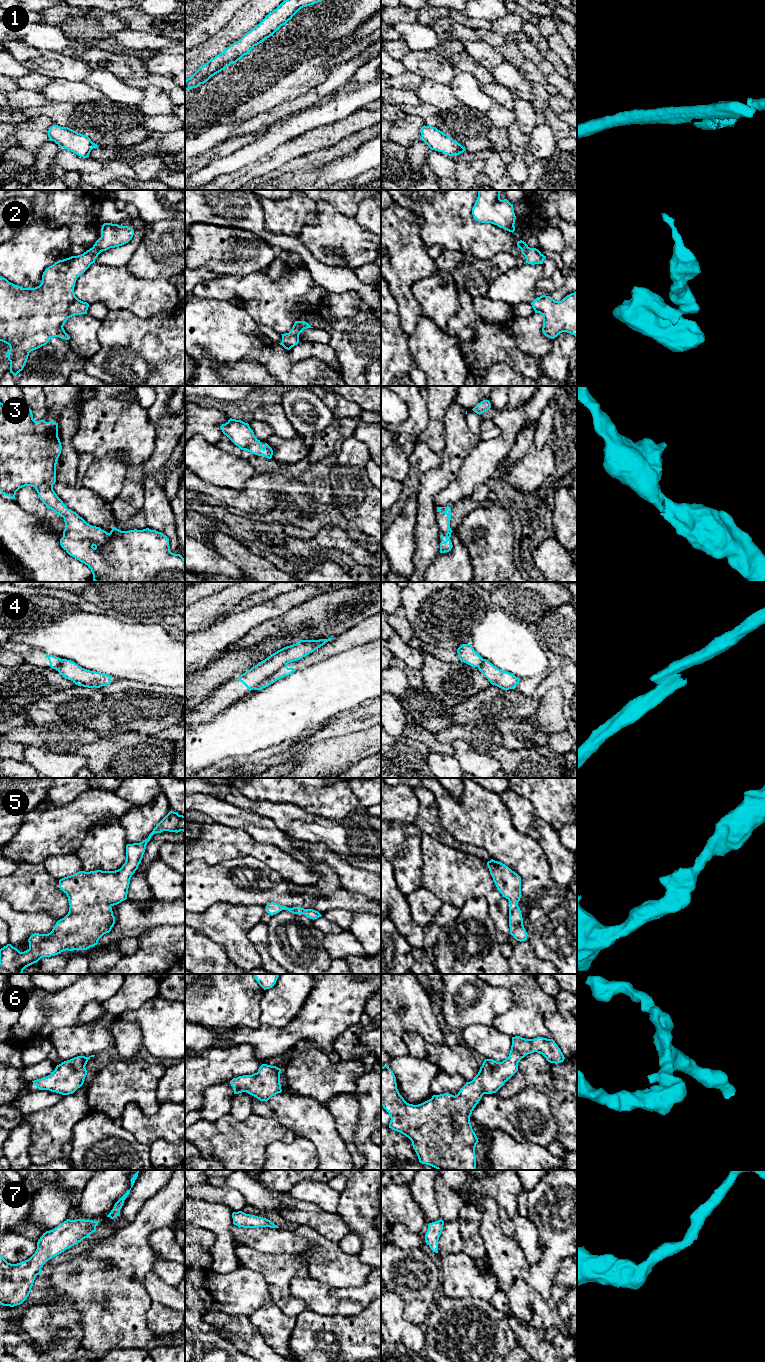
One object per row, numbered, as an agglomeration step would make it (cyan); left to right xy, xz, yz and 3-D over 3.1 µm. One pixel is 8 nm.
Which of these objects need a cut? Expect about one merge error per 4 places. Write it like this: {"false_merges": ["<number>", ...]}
{"false_merges": ["4"]}

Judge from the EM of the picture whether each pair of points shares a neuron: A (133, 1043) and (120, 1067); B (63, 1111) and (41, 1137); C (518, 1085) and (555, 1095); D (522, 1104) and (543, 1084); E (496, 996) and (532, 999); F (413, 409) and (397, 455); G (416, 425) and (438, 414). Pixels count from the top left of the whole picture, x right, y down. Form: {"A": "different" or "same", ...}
{"A": "different", "B": "same", "C": "different", "D": "different", "E": "different", "F": "same", "G": "different"}

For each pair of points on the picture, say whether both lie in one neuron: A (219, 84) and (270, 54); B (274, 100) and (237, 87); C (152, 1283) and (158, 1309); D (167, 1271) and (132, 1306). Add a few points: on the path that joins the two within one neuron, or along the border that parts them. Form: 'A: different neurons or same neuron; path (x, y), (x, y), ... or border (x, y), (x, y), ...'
A: same neuron; path (232, 84), (237, 84), (244, 80), (257, 67)
B: different neurons; border (263, 91), (237, 107)
C: different neurons; border (153, 1301), (158, 1301), (174, 1310)
D: different neurons; border (155, 1255), (152, 1269)

